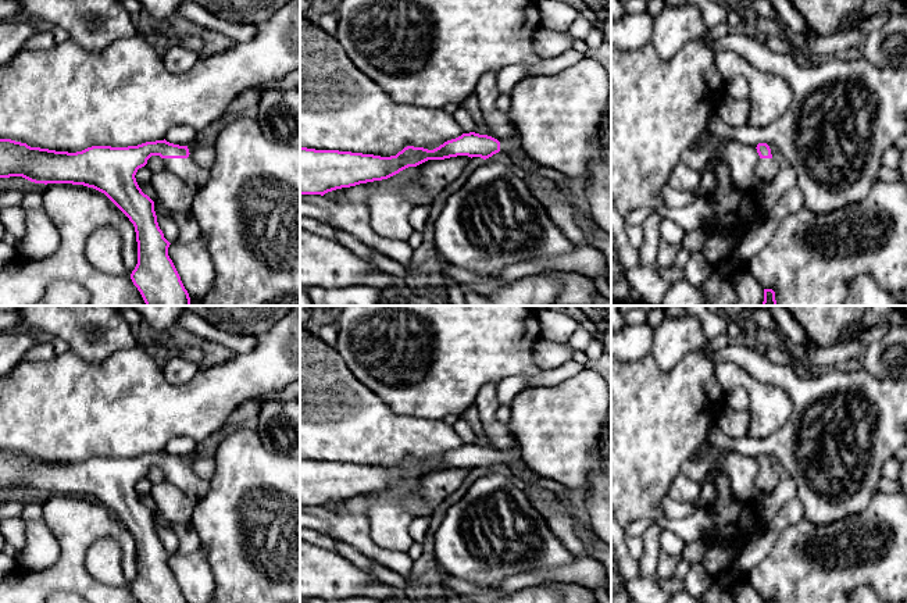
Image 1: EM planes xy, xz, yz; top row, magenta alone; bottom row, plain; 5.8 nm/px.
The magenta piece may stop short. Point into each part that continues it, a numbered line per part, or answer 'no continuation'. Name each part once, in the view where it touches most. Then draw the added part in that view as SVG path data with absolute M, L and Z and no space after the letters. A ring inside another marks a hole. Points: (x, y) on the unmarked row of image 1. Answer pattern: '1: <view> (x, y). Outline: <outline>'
1: xy (196, 488). Outline: M192 464L188 470L163 470L165 479L182 489L194 502L201 500L210 490L210 481L197 477Z

